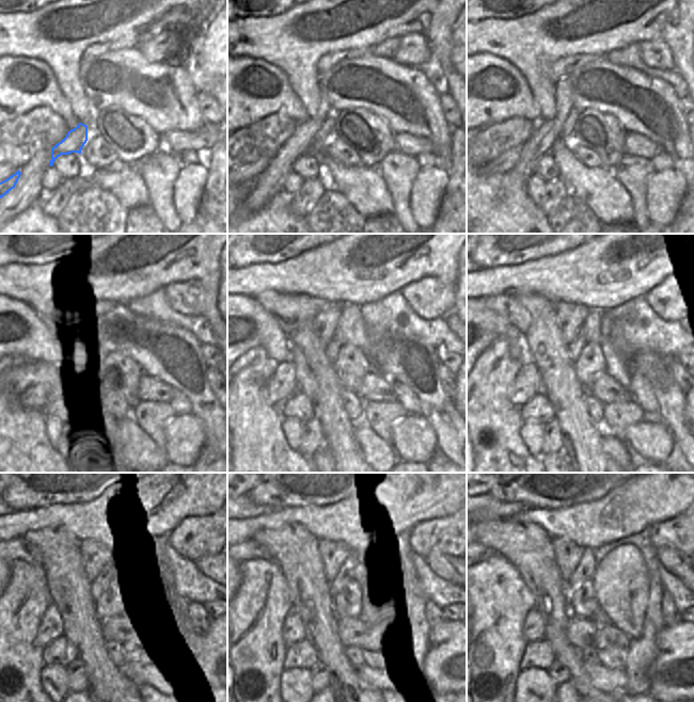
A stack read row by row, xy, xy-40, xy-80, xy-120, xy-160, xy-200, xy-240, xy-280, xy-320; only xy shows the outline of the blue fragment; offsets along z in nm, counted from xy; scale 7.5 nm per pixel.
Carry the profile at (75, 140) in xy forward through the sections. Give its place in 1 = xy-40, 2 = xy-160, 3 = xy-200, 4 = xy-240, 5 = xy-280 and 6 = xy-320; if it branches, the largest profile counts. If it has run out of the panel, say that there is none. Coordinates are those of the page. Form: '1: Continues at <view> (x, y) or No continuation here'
1: Continues at xy-40 (325, 133)
2: Continues at xy-160 (332, 349)
3: Continues at xy-200 (574, 348)
4: Continues at xy-240 (110, 572)
5: Continues at xy-280 (349, 571)
6: Continues at xy-320 (585, 570).

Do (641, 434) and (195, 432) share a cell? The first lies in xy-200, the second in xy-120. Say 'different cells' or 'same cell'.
same cell

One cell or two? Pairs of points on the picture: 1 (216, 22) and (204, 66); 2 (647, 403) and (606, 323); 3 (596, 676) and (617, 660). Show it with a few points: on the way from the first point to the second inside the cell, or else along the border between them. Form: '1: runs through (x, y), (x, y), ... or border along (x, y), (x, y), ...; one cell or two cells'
1: runs through (216, 33), (215, 56); one cell
2: runs through (632, 383), (618, 367), (617, 354), (613, 344); one cell
3: border along (603, 664), (610, 668), (624, 668); two cells

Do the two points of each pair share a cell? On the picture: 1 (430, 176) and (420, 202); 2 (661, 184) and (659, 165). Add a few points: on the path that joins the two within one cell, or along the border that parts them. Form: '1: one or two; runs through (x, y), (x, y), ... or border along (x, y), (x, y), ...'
1: one; runs through (430, 182), (426, 195)
2: two; border along (672, 166), (656, 172)

